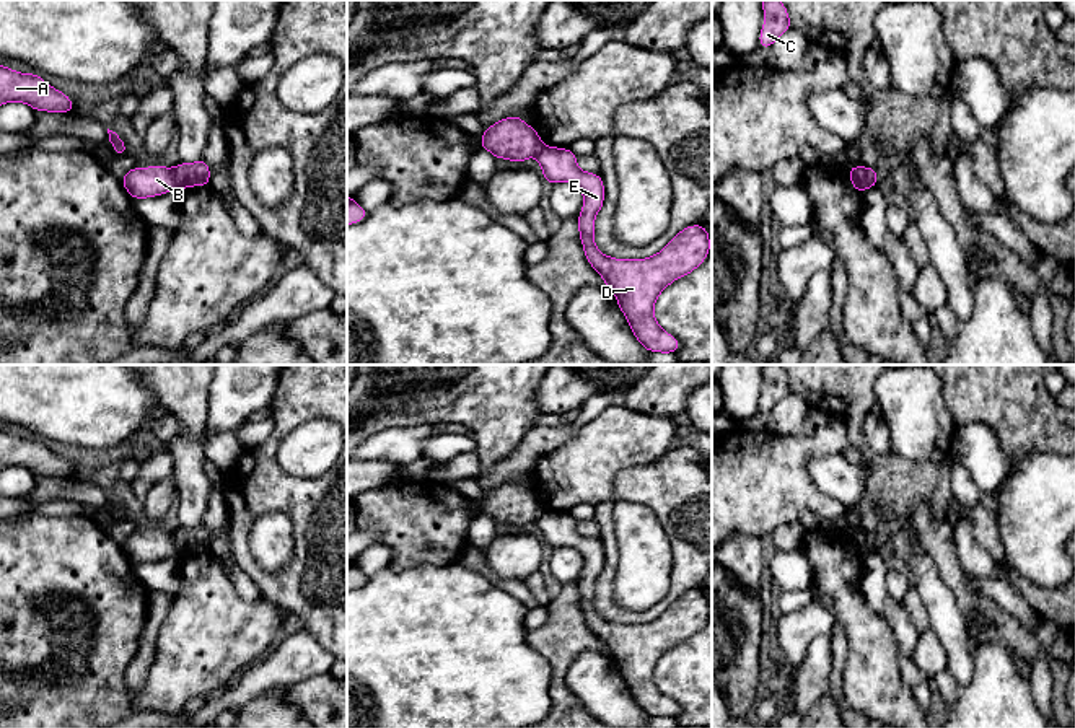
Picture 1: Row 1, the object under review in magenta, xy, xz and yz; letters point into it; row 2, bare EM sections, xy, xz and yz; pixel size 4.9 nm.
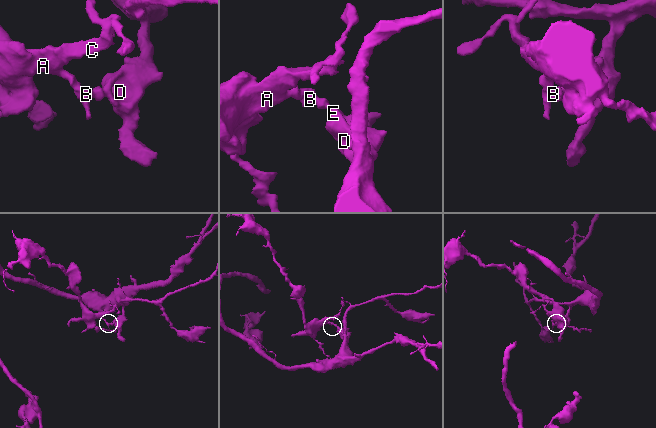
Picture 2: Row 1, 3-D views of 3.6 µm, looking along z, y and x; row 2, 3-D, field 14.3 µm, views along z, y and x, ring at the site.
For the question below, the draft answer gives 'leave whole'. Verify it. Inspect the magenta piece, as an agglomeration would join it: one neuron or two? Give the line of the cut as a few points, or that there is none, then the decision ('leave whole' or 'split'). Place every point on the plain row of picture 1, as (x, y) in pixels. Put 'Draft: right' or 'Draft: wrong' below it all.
cut in yz along (862, 531), (868, 551); split
Draft: wrong

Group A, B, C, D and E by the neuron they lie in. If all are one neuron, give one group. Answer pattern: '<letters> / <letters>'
A B C / D E

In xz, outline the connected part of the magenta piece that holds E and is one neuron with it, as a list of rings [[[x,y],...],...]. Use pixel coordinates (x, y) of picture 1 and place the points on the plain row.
[[[544,511],[538,520],[546,547],[568,546],[583,557],[583,573],[577,583],[580,606],[588,629],[614,658],[635,704],[647,717],[678,718],[679,705],[663,695],[655,684],[656,663],[679,642],[695,635],[710,617],[705,590],[689,590],[655,621],[647,624],[616,624],[598,616],[595,583],[604,568],[604,547],[598,537],[577,531],[578,521],[570,513]]]

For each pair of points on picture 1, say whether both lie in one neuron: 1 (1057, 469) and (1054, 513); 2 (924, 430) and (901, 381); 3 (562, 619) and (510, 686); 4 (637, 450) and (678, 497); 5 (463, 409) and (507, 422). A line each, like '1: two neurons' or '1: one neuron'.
1: one neuron
2: one neuron
3: two neurons
4: two neurons
5: one neuron

